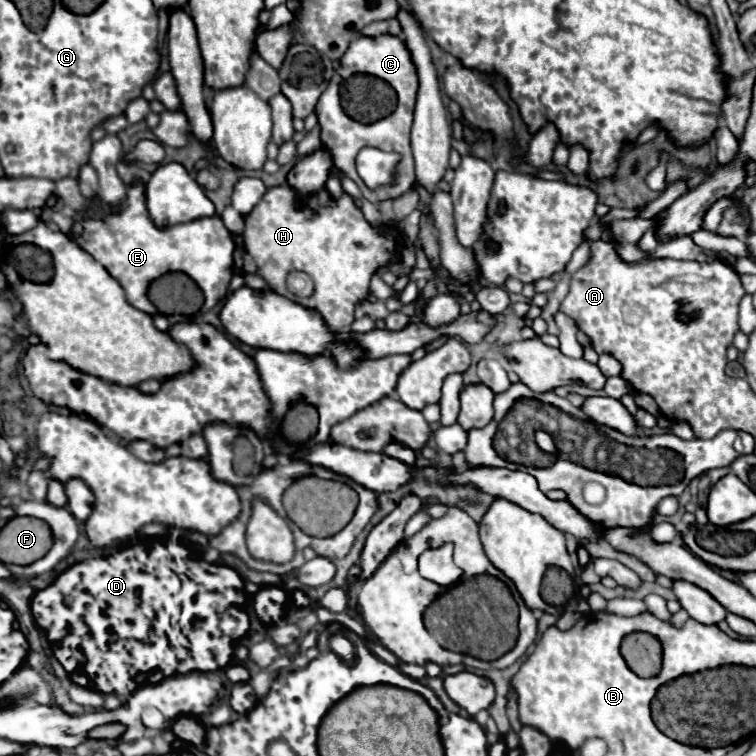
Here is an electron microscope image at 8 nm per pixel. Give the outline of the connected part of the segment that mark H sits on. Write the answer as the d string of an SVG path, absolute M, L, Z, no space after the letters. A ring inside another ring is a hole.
M289 185L267 189L267 193L257 203L257 207L245 217L243 239L245 239L245 251L257 263L257 273L265 279L269 289L303 305L305 309L317 311L323 317L325 325L333 331L349 331L351 323L355 321L355 317L353 317L355 305L359 301L367 299L367 295L369 295L371 277L377 273L377 269L397 261L399 253L401 253L401 245L403 245L403 239L399 237L399 233L395 229L371 225L363 217L361 209L355 205L351 195L343 193L339 199L335 199L323 187L307 197L299 197L299 193ZM291 271L305 271L313 279L315 293L311 297L297 301L295 295L287 293L285 279L287 279L287 273L291 273Z

